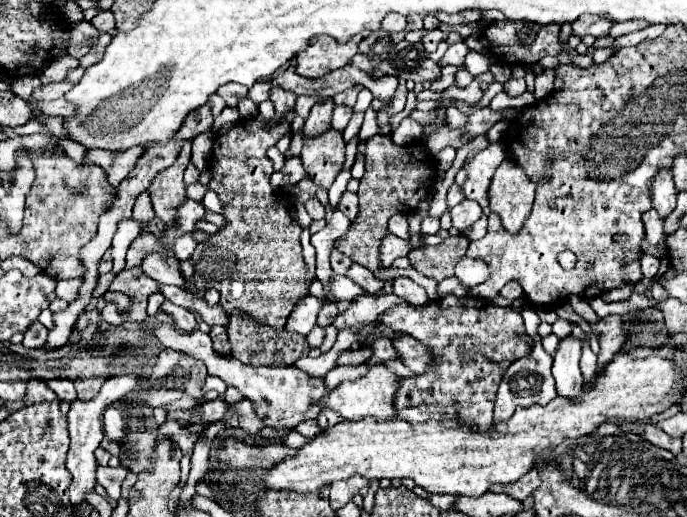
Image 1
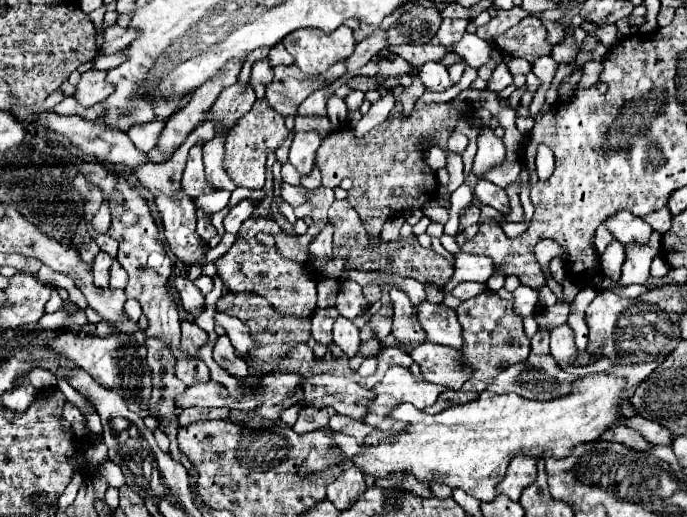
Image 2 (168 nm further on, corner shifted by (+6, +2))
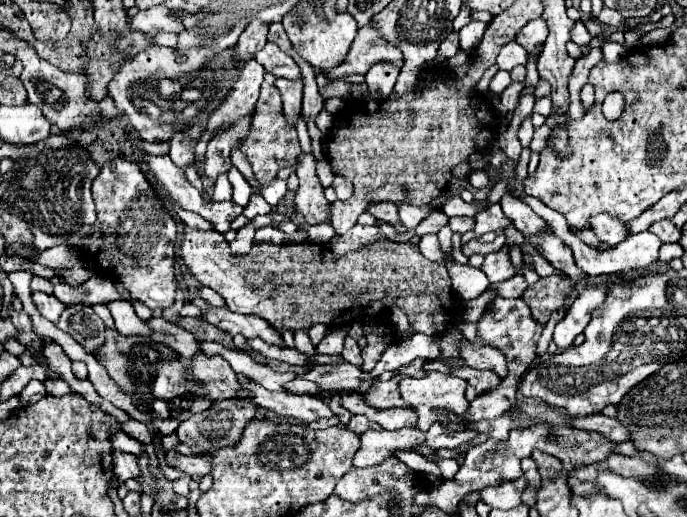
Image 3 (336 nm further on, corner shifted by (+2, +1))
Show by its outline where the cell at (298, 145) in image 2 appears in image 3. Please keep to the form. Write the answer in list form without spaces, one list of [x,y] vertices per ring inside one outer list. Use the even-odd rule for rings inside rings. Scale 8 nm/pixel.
[[[300,154],[296,164],[300,186],[296,190],[296,210],[310,226],[330,222],[330,202],[324,198],[324,188],[316,178],[316,160],[312,154]]]

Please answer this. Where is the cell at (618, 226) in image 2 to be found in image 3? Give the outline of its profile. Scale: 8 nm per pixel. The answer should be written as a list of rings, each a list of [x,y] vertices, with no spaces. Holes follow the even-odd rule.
[[[608,214],[592,216],[592,218],[588,218],[588,222],[590,222],[588,224],[590,230],[598,236],[598,240],[604,242],[604,244],[608,244],[610,248],[614,248],[618,242],[622,242],[622,240],[628,238],[626,226],[620,220],[610,218]]]

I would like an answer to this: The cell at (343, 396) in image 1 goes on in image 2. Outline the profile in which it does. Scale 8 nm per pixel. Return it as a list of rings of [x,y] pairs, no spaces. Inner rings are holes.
[[[392,365],[392,367],[386,371],[384,381],[378,383],[376,387],[372,387],[374,397],[372,397],[372,399],[364,399],[364,401],[358,401],[358,405],[364,405],[364,407],[366,407],[366,415],[364,415],[364,423],[366,423],[366,425],[372,425],[372,427],[376,427],[376,429],[380,429],[380,431],[398,431],[398,429],[404,427],[404,423],[386,417],[392,407],[396,407],[396,405],[400,405],[400,403],[412,403],[414,407],[424,409],[424,407],[432,405],[444,389],[446,389],[444,385],[434,385],[434,383],[428,383],[428,381],[424,381],[424,379],[414,379],[408,369],[398,367],[398,365]]]

